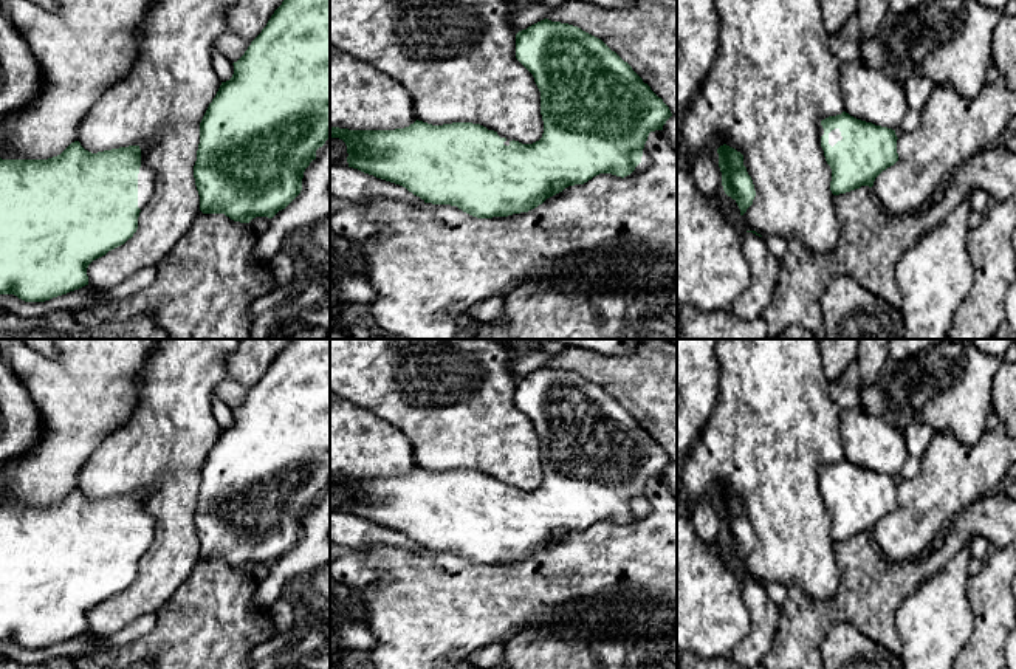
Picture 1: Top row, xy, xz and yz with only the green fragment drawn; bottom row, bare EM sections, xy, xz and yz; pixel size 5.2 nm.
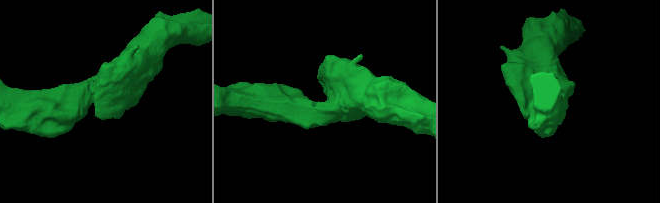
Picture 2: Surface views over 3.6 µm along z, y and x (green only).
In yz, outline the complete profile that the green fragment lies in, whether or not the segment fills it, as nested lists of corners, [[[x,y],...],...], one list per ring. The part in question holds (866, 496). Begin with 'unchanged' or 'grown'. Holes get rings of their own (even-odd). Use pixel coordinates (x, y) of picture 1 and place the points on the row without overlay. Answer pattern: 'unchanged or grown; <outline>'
grown; [[[843,458],[819,472],[821,494],[832,516],[830,537],[846,540],[874,533],[875,525],[898,508],[895,477]]]

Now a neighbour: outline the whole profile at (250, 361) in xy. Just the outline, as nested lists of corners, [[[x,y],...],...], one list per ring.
[[[239,339],[237,348],[226,359],[226,375],[215,387],[215,395],[232,410],[237,409],[290,341]]]

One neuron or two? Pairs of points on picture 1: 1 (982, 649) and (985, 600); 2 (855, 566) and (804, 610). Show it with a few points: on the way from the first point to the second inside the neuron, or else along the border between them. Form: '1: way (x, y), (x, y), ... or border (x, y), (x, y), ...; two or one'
1: way (985, 637), (985, 612); one
2: way (855, 583), (829, 610), (821, 610); one

